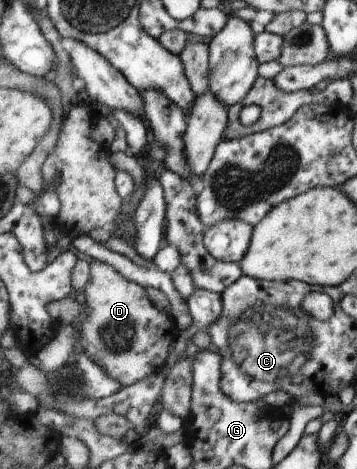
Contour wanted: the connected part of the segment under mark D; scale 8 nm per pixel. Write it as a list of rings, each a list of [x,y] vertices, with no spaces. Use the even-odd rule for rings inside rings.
[[[90,260],[90,263],[91,278],[84,290],[90,312],[81,326],[80,347],[110,378],[118,380],[122,387],[132,386],[162,371],[182,329],[178,329],[170,313],[154,306],[140,284],[124,278],[110,264],[98,260]]]

